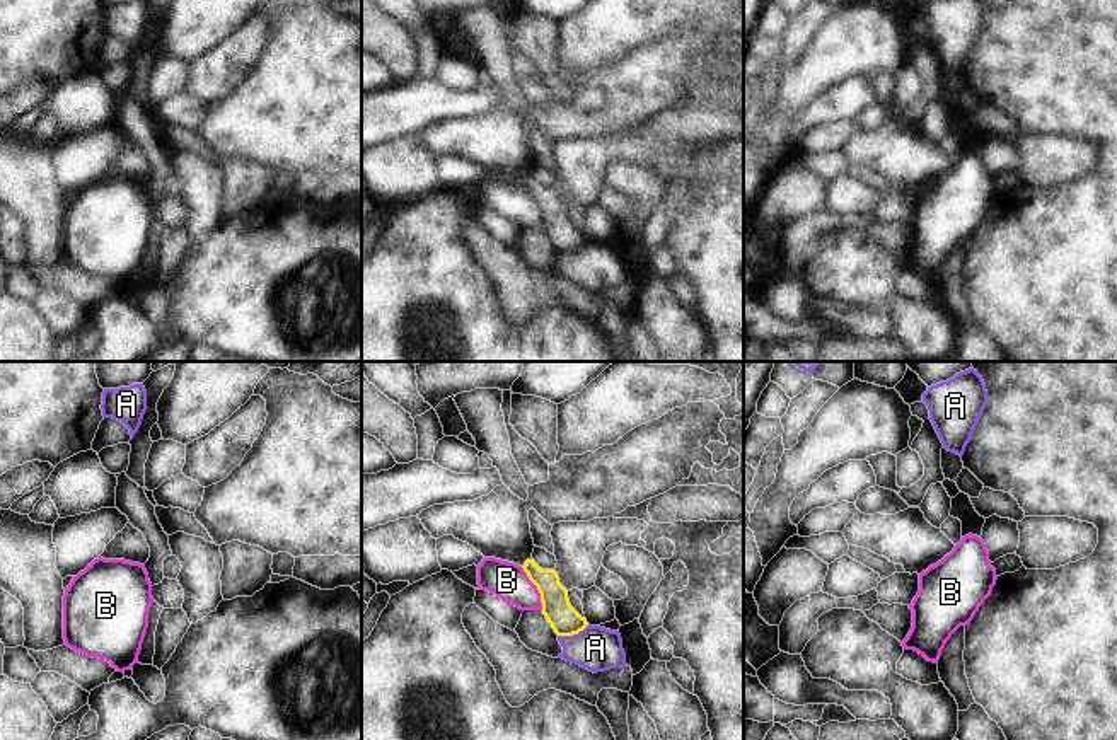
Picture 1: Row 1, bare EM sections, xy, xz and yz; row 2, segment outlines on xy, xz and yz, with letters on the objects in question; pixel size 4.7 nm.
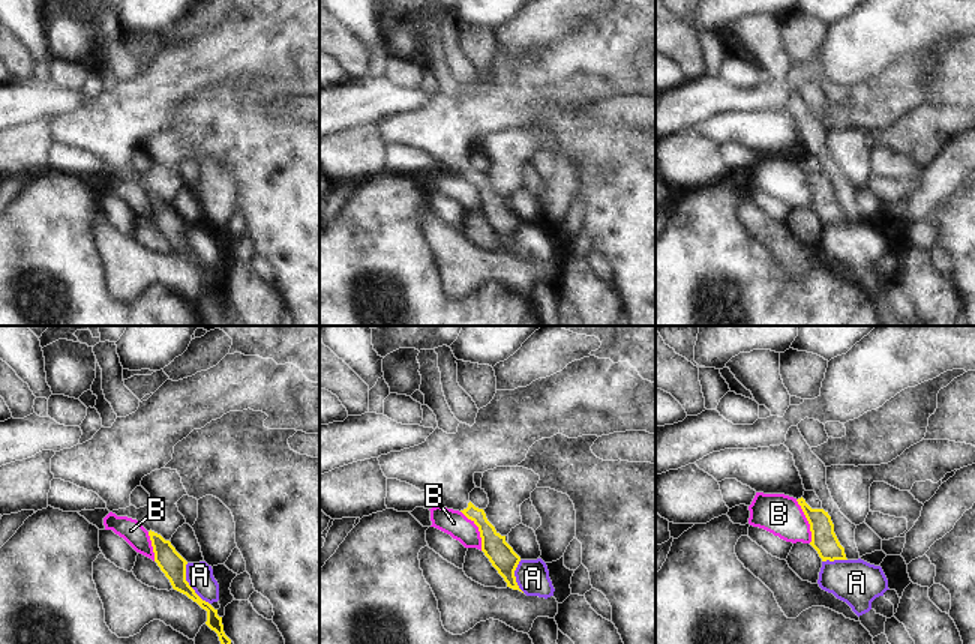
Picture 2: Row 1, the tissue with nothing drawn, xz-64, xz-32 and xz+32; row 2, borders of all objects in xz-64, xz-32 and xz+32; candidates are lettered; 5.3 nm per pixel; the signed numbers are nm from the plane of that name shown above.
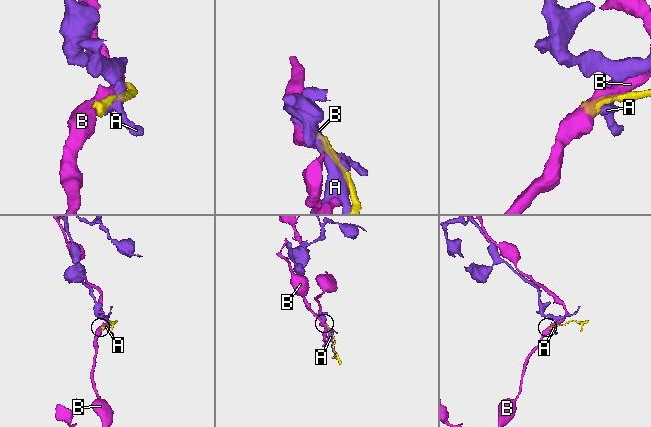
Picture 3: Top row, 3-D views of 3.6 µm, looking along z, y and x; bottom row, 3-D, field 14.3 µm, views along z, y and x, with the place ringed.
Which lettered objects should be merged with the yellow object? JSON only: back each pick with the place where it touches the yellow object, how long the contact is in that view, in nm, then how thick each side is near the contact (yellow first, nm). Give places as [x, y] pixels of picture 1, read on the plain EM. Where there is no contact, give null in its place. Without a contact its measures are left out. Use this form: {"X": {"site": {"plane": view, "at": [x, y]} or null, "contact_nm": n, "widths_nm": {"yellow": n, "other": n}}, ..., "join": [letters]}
{"join": []}

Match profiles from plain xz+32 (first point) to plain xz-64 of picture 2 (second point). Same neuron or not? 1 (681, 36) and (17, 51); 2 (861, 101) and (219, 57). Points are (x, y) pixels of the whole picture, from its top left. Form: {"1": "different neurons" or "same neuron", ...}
{"1": "same neuron", "2": "same neuron"}

